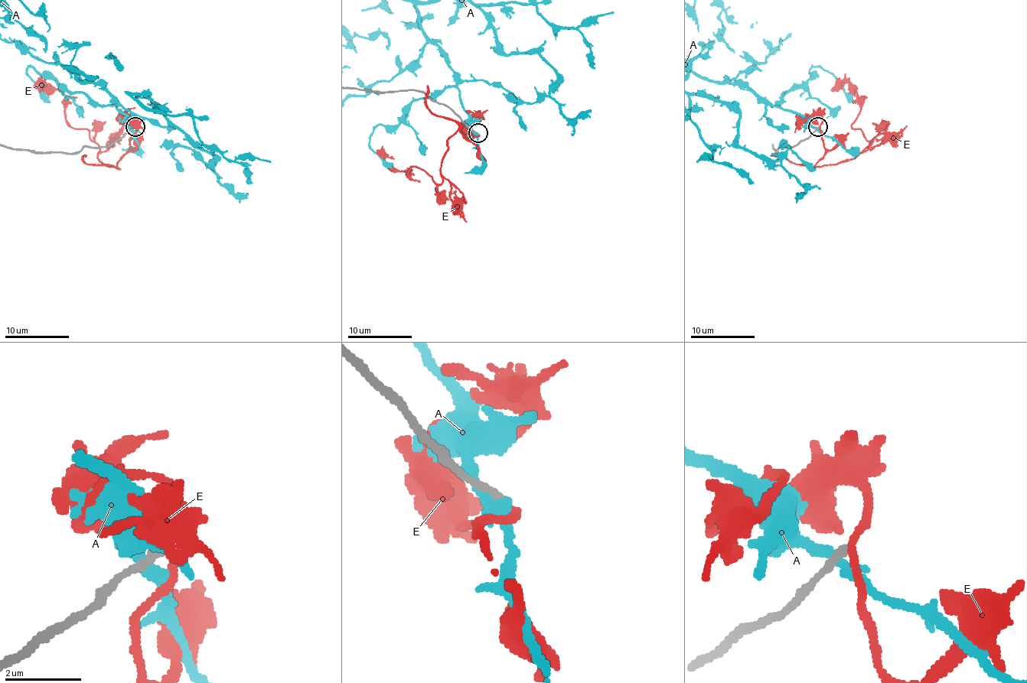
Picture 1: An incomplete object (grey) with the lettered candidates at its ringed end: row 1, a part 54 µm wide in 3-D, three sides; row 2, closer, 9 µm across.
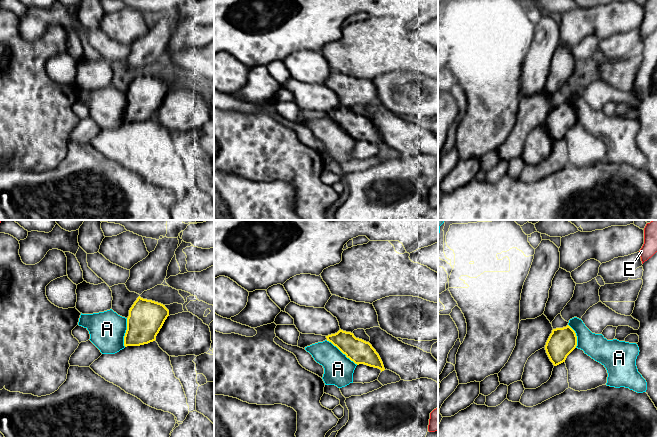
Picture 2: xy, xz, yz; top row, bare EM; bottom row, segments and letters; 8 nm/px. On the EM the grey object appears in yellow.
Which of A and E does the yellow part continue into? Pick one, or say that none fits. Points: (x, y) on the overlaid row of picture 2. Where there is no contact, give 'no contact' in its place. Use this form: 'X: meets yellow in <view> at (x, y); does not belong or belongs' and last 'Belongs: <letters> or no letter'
A: meets yellow in xz at (342, 352); does not belong
E: no contact; does not belong
Belongs: no letter

